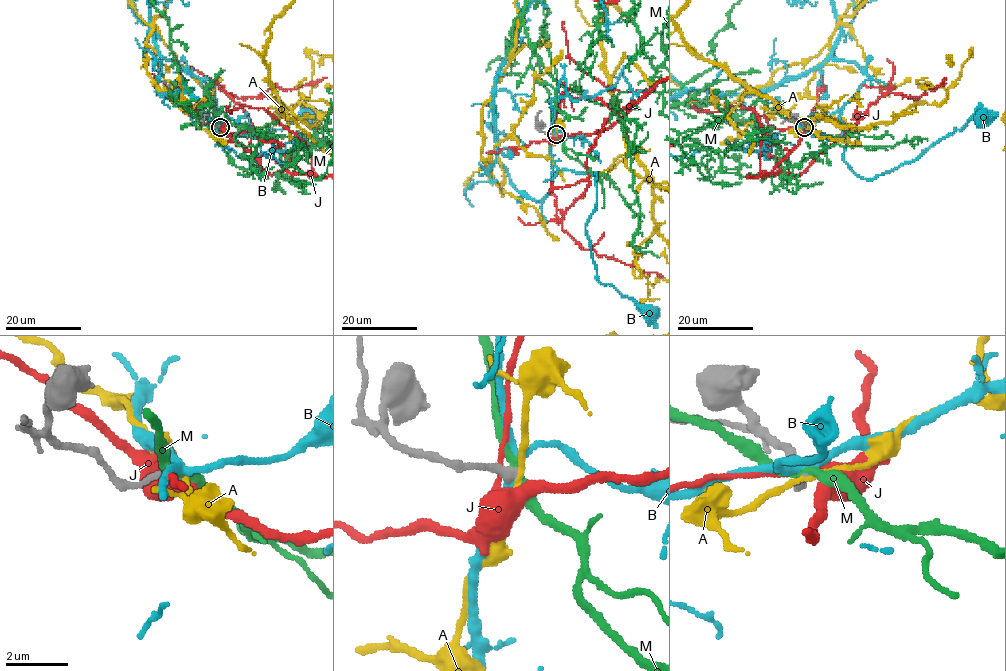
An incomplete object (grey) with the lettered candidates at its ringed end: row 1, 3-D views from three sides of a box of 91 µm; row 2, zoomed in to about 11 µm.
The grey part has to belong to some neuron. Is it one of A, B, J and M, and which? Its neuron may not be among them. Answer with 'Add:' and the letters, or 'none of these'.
Add: none of these

